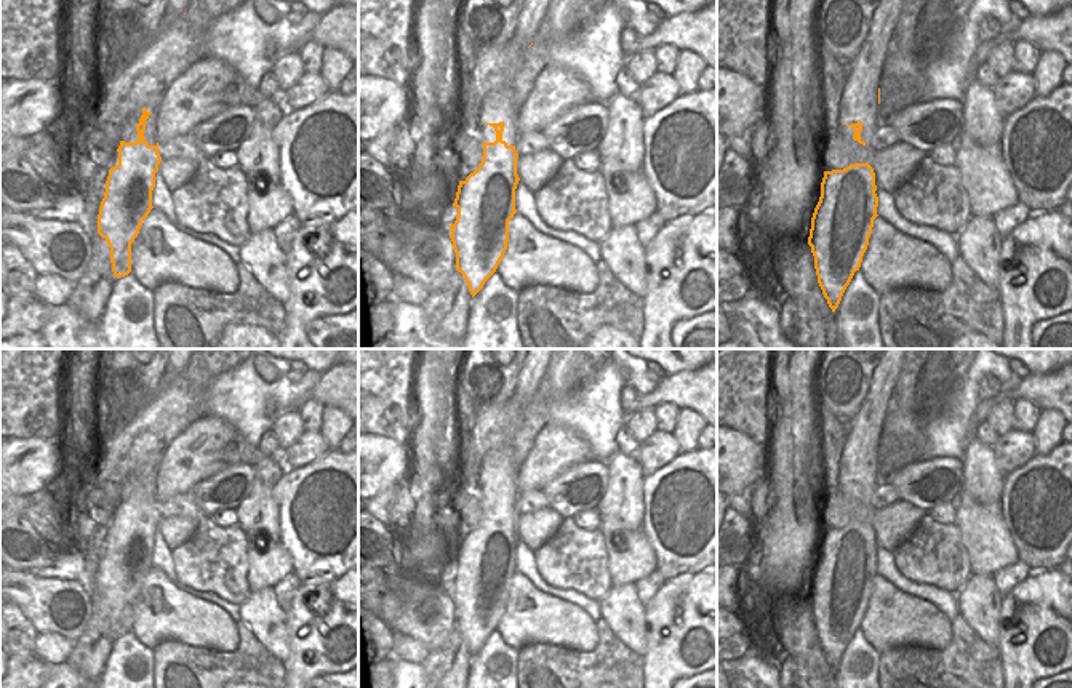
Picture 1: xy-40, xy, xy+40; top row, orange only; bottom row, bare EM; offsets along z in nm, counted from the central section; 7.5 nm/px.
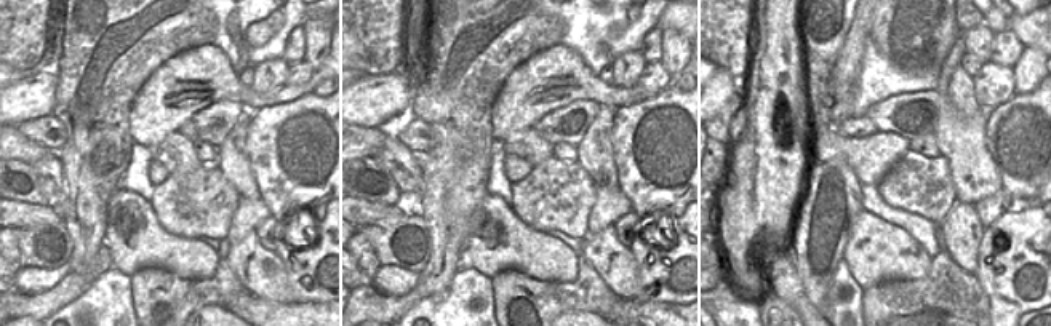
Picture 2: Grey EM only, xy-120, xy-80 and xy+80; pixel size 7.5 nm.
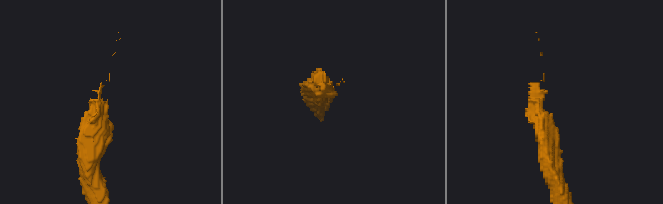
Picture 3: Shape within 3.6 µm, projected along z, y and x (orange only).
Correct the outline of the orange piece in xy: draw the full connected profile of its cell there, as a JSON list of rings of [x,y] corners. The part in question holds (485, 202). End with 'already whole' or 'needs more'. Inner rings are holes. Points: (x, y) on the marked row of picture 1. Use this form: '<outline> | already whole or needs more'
[[[499,88],[483,98],[482,123],[494,128],[496,141],[483,142],[483,160],[474,173],[459,181],[453,203],[458,214],[448,227],[456,253],[456,270],[462,274],[472,298],[504,258],[509,221],[517,213],[518,110],[509,88]]] | needs more

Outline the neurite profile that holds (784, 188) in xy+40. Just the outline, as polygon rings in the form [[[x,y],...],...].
[[[771,0],[771,32],[776,46],[765,85],[763,120],[773,133],[773,149],[760,162],[750,160],[750,194],[738,210],[738,253],[752,291],[766,301],[779,299],[779,285],[770,266],[776,246],[808,242],[811,218],[824,178],[822,150],[827,139],[816,37],[821,0]]]

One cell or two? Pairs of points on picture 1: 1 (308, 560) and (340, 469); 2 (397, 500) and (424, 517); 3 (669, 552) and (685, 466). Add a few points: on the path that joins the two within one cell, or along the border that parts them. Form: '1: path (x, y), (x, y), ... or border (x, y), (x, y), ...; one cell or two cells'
1: path (324, 538), (330, 519), (336, 512), (336, 492); one cell
2: border (408, 477), (413, 517), (397, 532); two cells
3: path (655, 528), (650, 519), (650, 501), (661, 477); one cell

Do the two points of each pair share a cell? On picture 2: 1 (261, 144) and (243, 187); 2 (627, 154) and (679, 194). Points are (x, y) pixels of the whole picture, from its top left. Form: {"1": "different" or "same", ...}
{"1": "different", "2": "same"}

